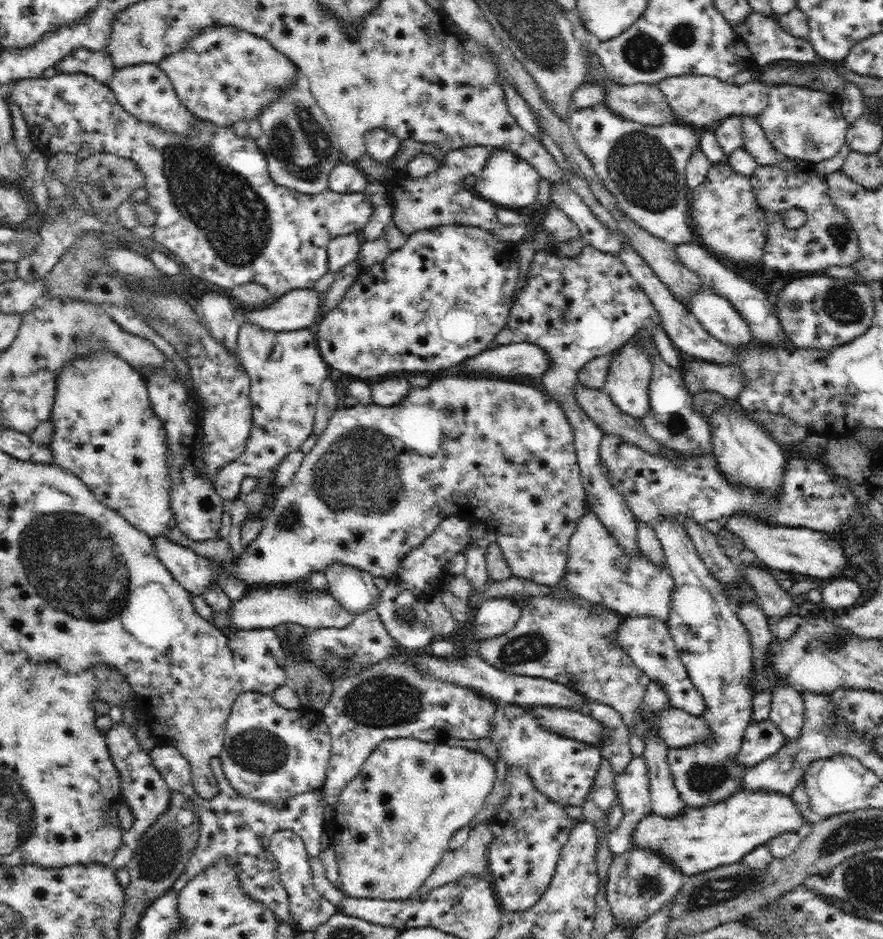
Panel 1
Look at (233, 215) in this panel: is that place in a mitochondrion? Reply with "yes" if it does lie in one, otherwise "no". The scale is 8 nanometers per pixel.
yes

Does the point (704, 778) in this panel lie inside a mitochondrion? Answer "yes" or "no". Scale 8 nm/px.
yes

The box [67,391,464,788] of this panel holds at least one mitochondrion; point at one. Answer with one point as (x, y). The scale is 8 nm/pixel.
(356, 474)

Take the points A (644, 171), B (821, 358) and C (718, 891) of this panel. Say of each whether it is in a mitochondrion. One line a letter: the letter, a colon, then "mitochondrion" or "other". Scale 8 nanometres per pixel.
A: mitochondrion
B: other
C: mitochondrion

